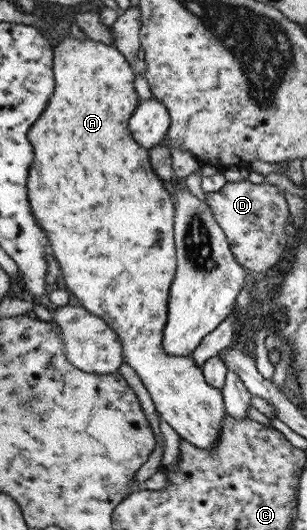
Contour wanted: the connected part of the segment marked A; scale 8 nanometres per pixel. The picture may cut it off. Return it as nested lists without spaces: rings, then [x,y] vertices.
[[[71,35],[63,37],[52,48],[51,68],[54,78],[53,92],[51,92],[51,96],[47,99],[47,105],[45,105],[43,113],[40,114],[39,118],[35,120],[35,123],[27,132],[27,141],[31,143],[33,149],[33,161],[27,170],[26,195],[35,223],[39,224],[39,227],[43,229],[50,248],[49,253],[58,264],[59,285],[67,288],[80,301],[81,306],[88,313],[102,318],[104,324],[115,332],[120,341],[124,364],[131,367],[140,378],[160,419],[169,424],[179,437],[193,446],[205,450],[213,449],[218,439],[223,415],[226,413],[220,390],[209,386],[204,381],[201,370],[195,366],[191,355],[171,356],[163,352],[162,330],[166,323],[168,290],[176,269],[172,217],[174,203],[171,201],[167,191],[165,191],[167,184],[163,184],[162,180],[159,180],[159,177],[153,174],[149,160],[147,160],[148,152],[145,152],[143,148],[139,148],[139,144],[131,138],[131,134],[127,130],[131,113],[137,107],[139,100],[133,88],[134,74],[132,68],[126,61],[126,58],[118,51],[117,47],[109,47],[95,41],[93,38],[85,38],[83,40],[74,39]]]

